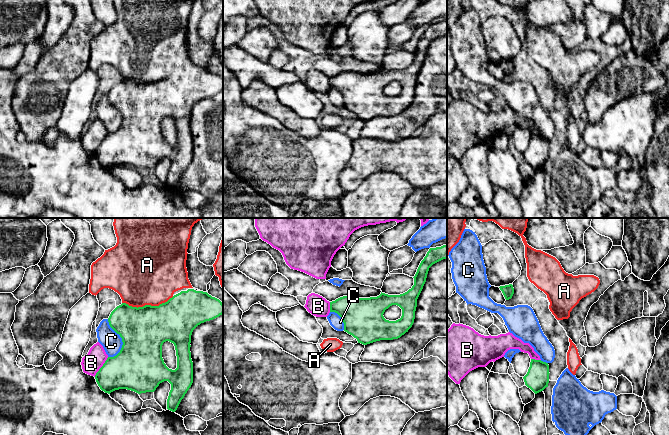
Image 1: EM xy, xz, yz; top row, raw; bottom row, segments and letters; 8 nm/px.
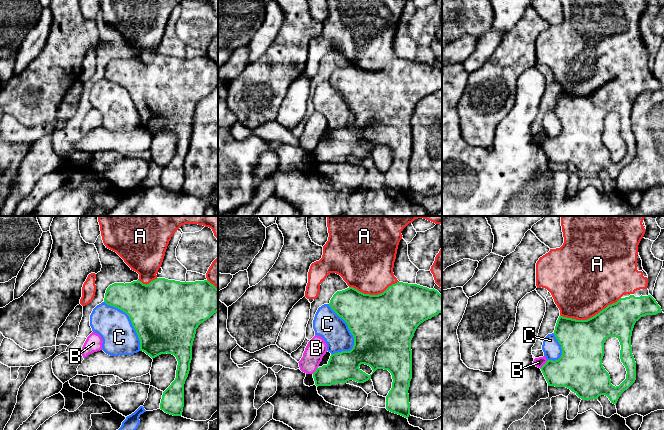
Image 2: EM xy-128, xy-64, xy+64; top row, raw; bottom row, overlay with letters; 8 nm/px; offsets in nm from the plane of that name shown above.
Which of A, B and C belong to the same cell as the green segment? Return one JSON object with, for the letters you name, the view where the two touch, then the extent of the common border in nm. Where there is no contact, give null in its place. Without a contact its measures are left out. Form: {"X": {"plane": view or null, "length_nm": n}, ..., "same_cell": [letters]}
{"A": {"plane": "xy", "length_nm": 420}, "same_cell": ["A"]}

